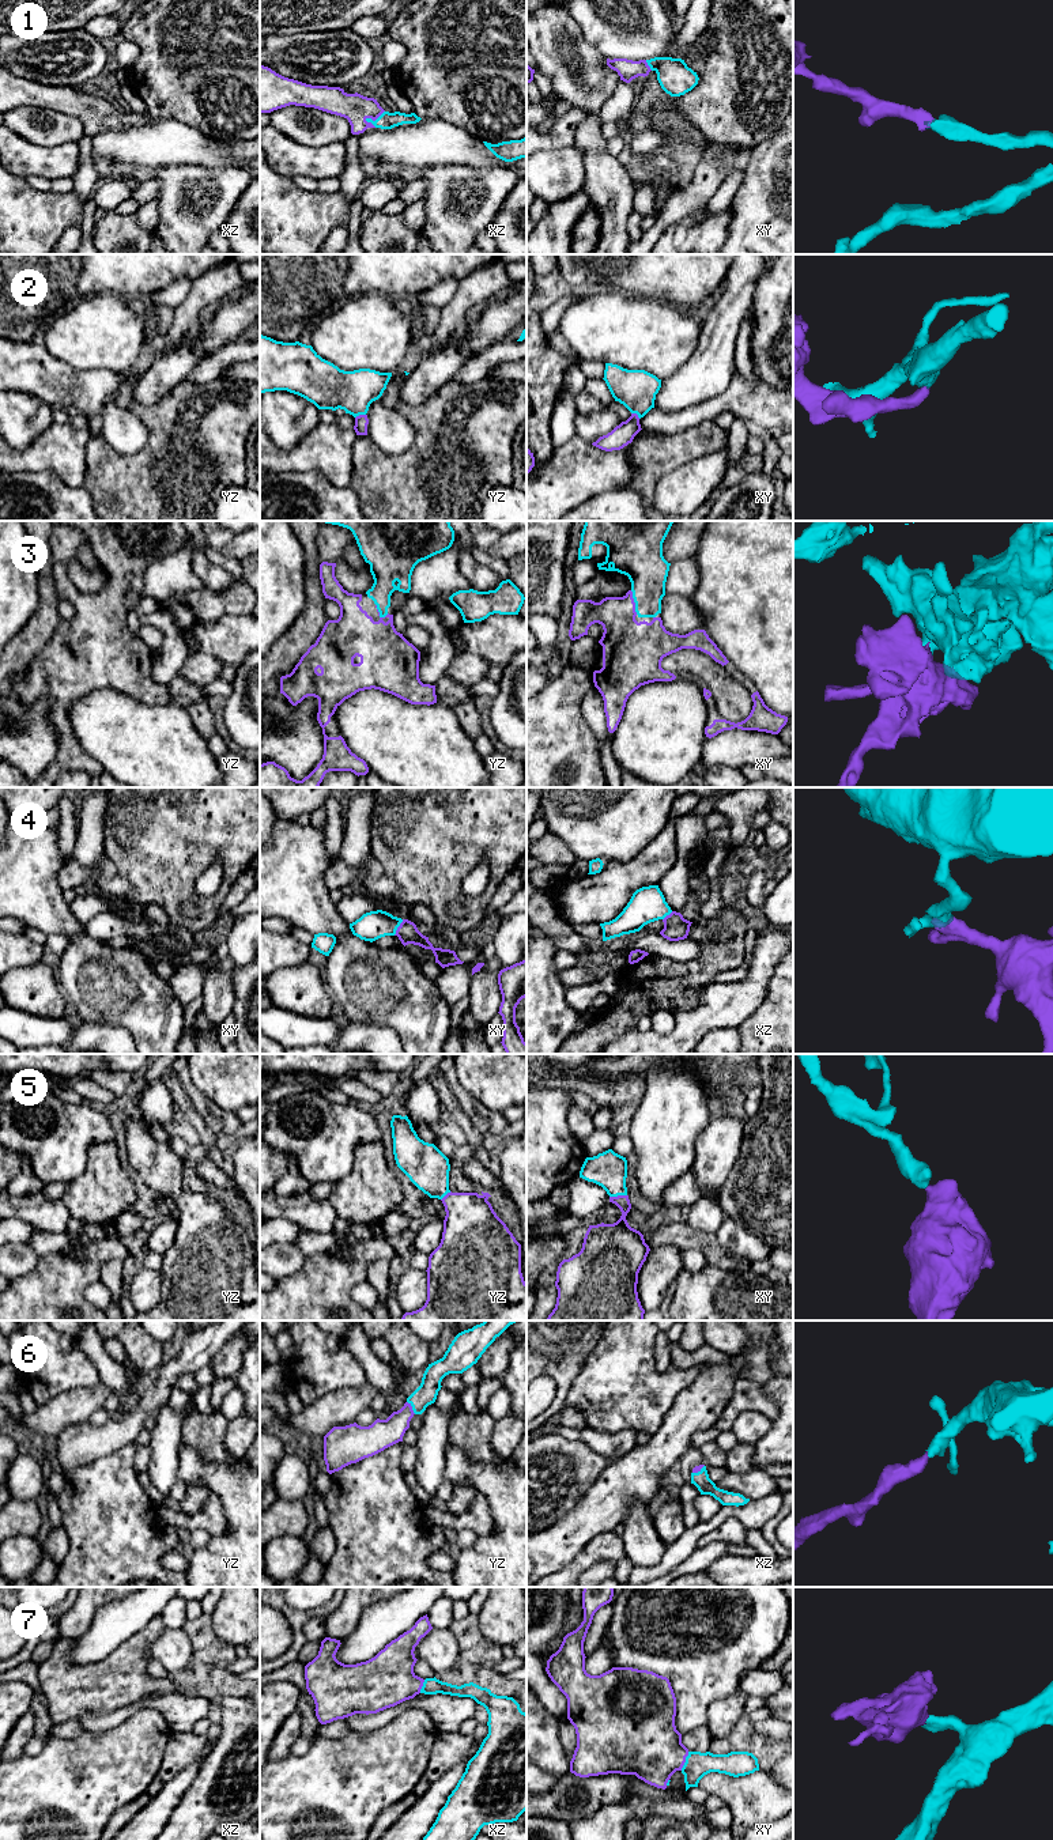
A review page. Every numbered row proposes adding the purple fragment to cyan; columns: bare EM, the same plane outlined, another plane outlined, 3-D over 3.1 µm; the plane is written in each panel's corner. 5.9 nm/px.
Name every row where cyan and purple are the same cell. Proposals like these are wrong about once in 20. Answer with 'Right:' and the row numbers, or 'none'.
Right: 1, 2, 3, 4, 5, 6, 7

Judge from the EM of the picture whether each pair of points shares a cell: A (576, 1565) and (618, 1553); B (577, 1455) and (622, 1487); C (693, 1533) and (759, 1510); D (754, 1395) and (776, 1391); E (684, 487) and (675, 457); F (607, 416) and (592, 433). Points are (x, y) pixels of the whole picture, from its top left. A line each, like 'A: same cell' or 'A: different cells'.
A: same cell
B: different cells
C: same cell
D: different cells
E: different cells
F: same cell

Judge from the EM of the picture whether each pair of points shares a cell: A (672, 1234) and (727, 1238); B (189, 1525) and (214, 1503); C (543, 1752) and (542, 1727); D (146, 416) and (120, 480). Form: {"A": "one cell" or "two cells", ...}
{"A": "two cells", "B": "one cell", "C": "one cell", "D": "one cell"}

